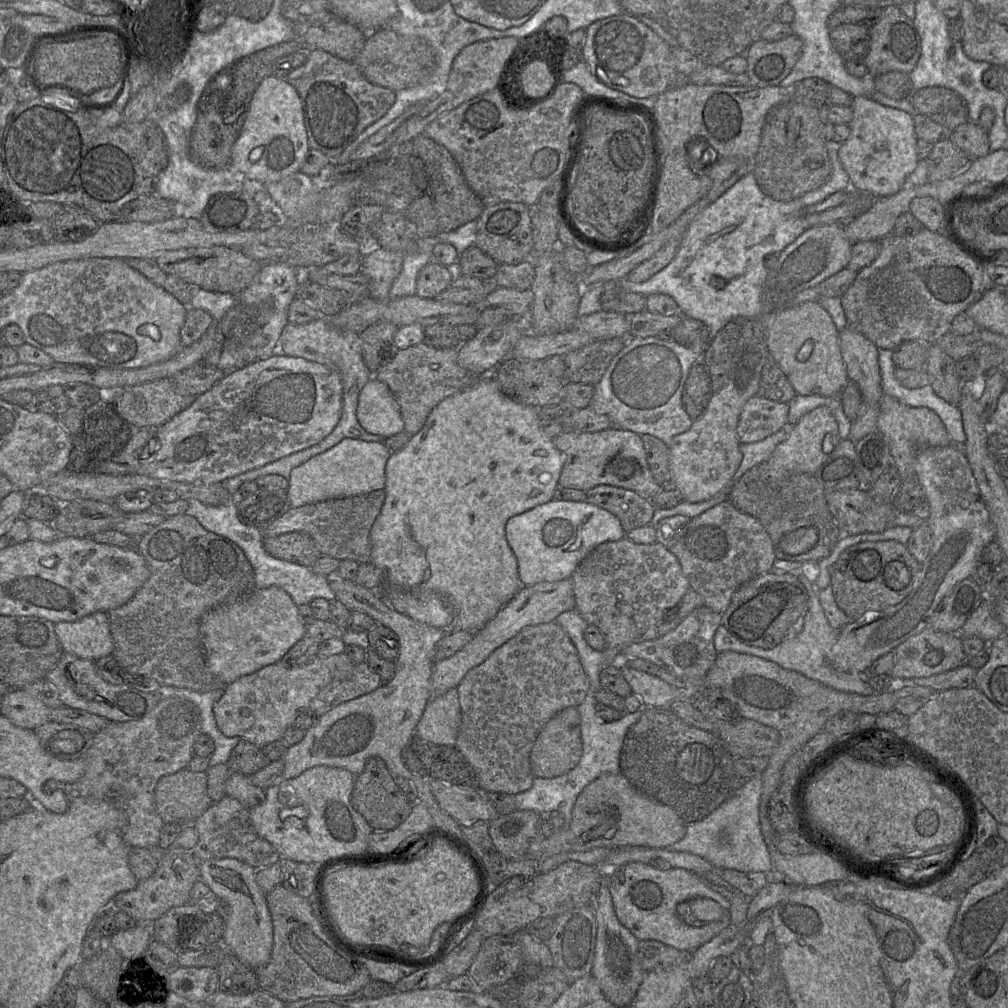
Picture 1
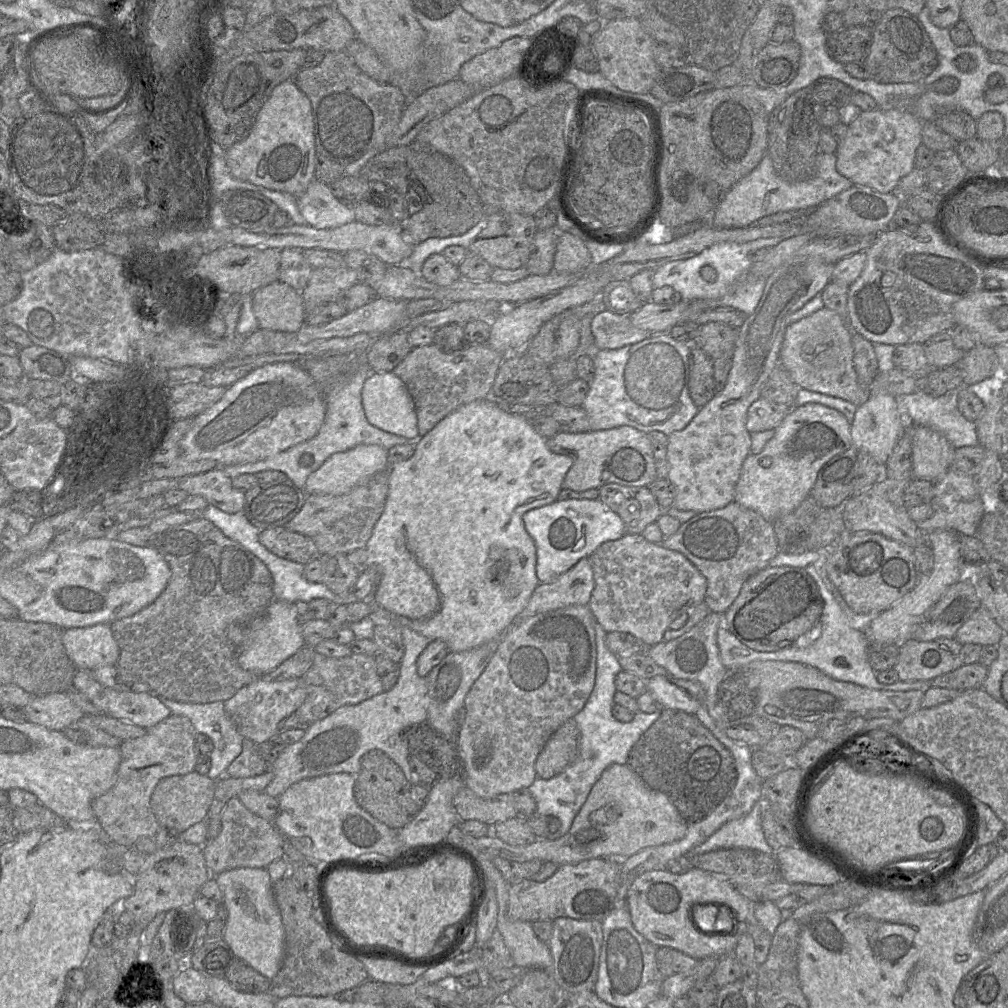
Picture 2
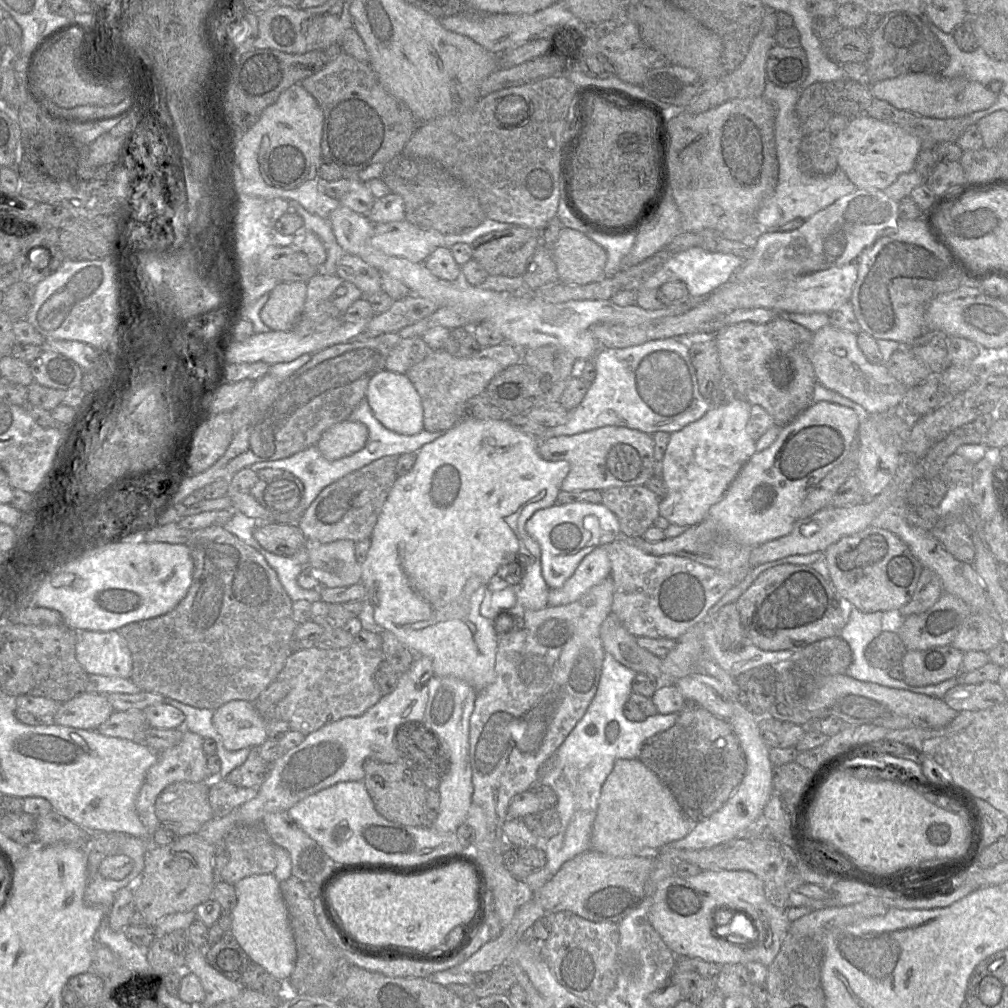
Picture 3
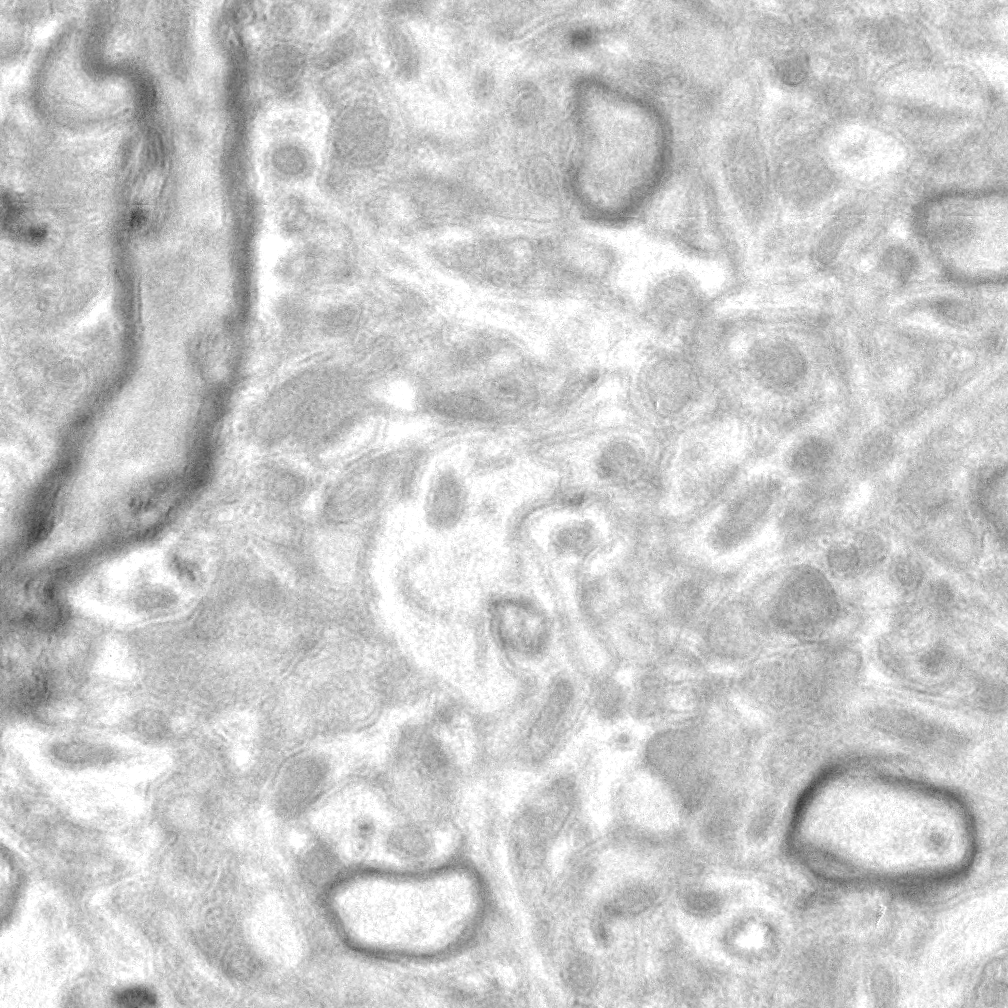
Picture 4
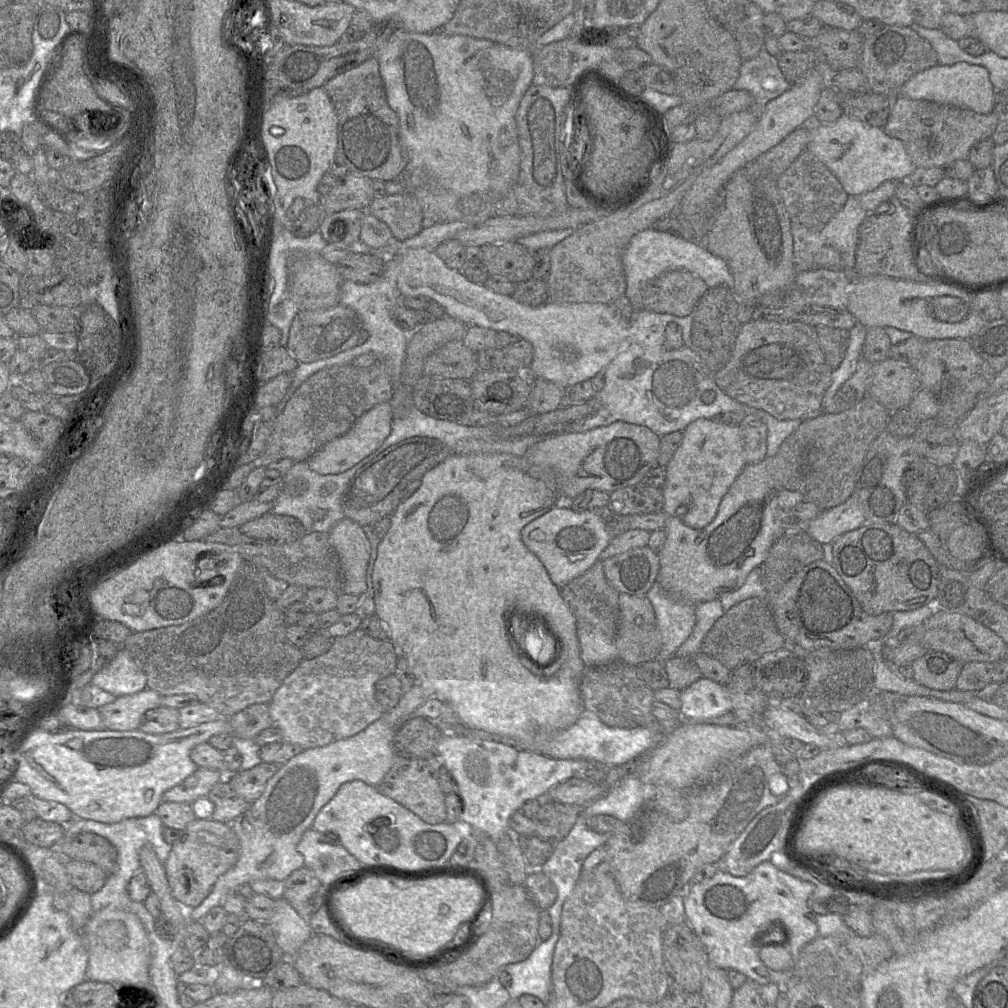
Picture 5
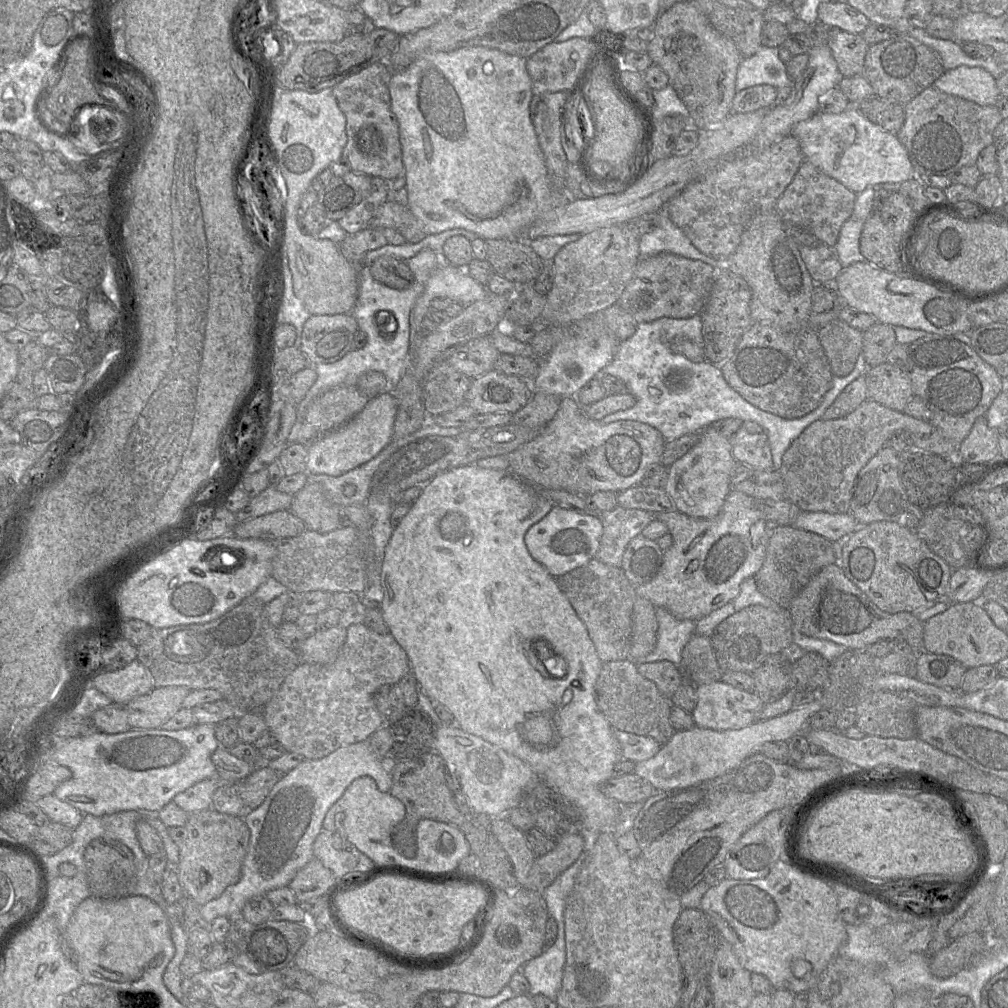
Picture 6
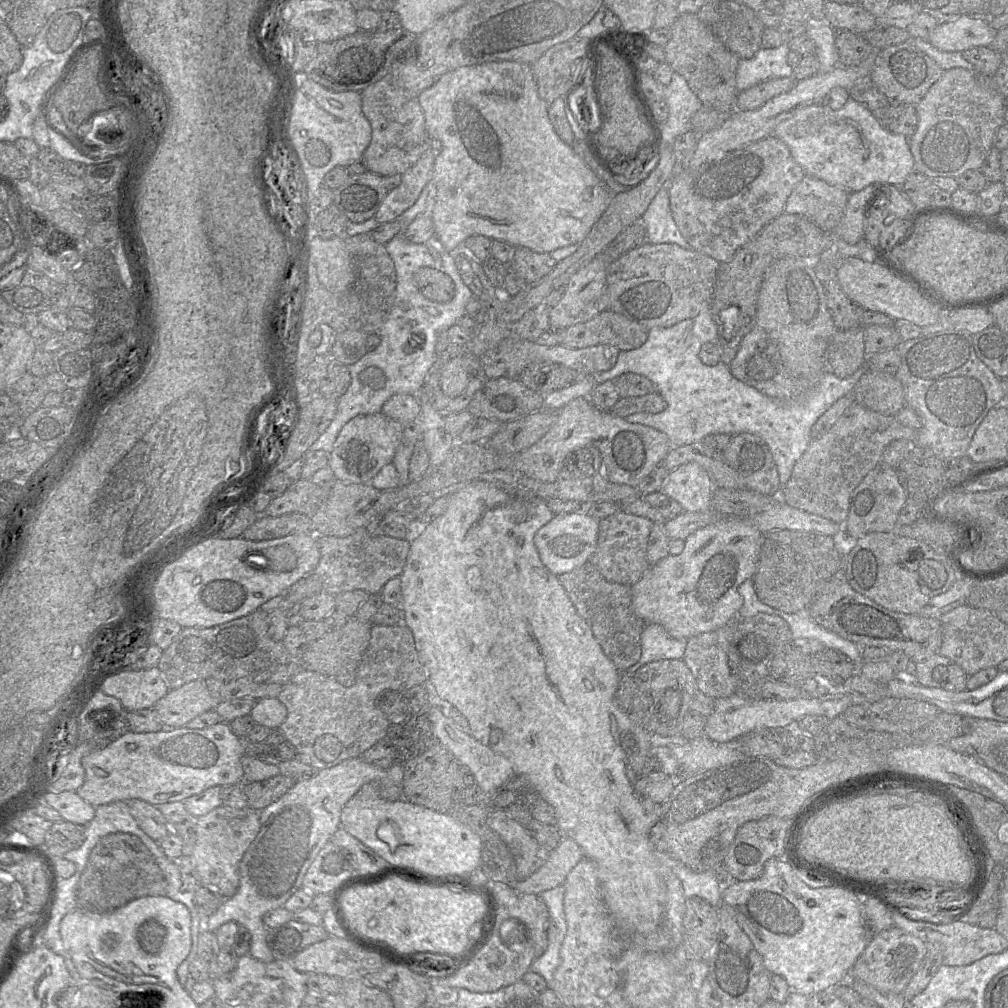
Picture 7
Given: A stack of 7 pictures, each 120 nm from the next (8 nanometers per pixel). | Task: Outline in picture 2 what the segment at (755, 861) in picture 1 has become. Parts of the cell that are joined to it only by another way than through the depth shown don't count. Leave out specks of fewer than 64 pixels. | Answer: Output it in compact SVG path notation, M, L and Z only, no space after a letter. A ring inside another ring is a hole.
M760 799L747 815L725 823L705 842L694 847L686 858L731 848L752 849L765 854L775 854L767 843L762 829L764 807Z

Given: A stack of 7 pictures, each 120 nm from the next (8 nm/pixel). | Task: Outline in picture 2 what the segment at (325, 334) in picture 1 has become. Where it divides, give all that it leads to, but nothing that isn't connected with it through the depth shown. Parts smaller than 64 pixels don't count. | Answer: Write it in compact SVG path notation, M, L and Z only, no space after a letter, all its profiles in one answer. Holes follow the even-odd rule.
M363 365L352 374L343 376L337 383L329 383L326 386L326 416L320 430L313 438L261 461L225 467L225 472L231 478L235 478L241 474L256 474L266 470L277 470L283 472L299 489L304 490L308 476L334 453L347 451L360 444L378 445L385 450L389 450L396 445L415 445L421 437L407 439L390 434L372 426L367 421L361 402L361 391L370 373L368 367Z

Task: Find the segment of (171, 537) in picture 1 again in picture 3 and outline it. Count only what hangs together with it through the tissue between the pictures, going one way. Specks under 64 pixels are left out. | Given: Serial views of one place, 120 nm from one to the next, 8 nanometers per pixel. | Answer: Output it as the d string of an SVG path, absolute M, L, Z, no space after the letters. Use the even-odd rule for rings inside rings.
M210 526L192 531L186 544L191 552L194 570L191 585L185 597L168 613L146 620L129 623L121 627L118 632L125 639L132 656L132 672L130 679L140 688L140 691L161 694L183 704L200 709L216 710L232 700L255 702L260 694L277 679L288 657L297 649L295 643L295 629L298 625L292 612L293 601L288 596L279 581L275 570L265 558L253 547L249 546L223 526Z

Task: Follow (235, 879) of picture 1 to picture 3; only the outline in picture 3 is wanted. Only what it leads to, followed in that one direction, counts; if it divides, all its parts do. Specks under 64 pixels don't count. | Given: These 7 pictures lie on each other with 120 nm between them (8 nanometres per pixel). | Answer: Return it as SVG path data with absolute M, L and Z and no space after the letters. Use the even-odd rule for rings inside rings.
M271 873L248 876L234 884L237 904L231 910L232 927L230 932L254 963L263 966L275 978L281 981L288 981L295 969L297 950L289 913L279 883Z

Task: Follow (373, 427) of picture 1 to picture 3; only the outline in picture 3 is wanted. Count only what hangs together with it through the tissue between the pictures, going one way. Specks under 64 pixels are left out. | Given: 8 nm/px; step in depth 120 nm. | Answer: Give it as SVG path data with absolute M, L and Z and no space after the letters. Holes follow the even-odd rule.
M383 370L368 383L365 399L375 418L387 429L404 435L413 435L423 429L423 407L419 394L406 376Z

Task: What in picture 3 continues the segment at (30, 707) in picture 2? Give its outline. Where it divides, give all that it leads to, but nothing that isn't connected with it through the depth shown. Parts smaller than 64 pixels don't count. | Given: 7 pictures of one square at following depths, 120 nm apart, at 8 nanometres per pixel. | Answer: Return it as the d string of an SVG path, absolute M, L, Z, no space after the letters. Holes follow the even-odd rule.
M85 691L61 703L51 721L78 729L96 730L113 712L106 695Z

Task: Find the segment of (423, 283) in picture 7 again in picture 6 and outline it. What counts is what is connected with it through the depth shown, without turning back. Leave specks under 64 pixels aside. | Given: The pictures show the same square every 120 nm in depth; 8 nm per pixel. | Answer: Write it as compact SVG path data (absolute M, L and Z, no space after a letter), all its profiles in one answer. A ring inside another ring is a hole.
M381 256L368 264L368 267L376 281L393 289L405 289L414 281L414 275L403 259Z

